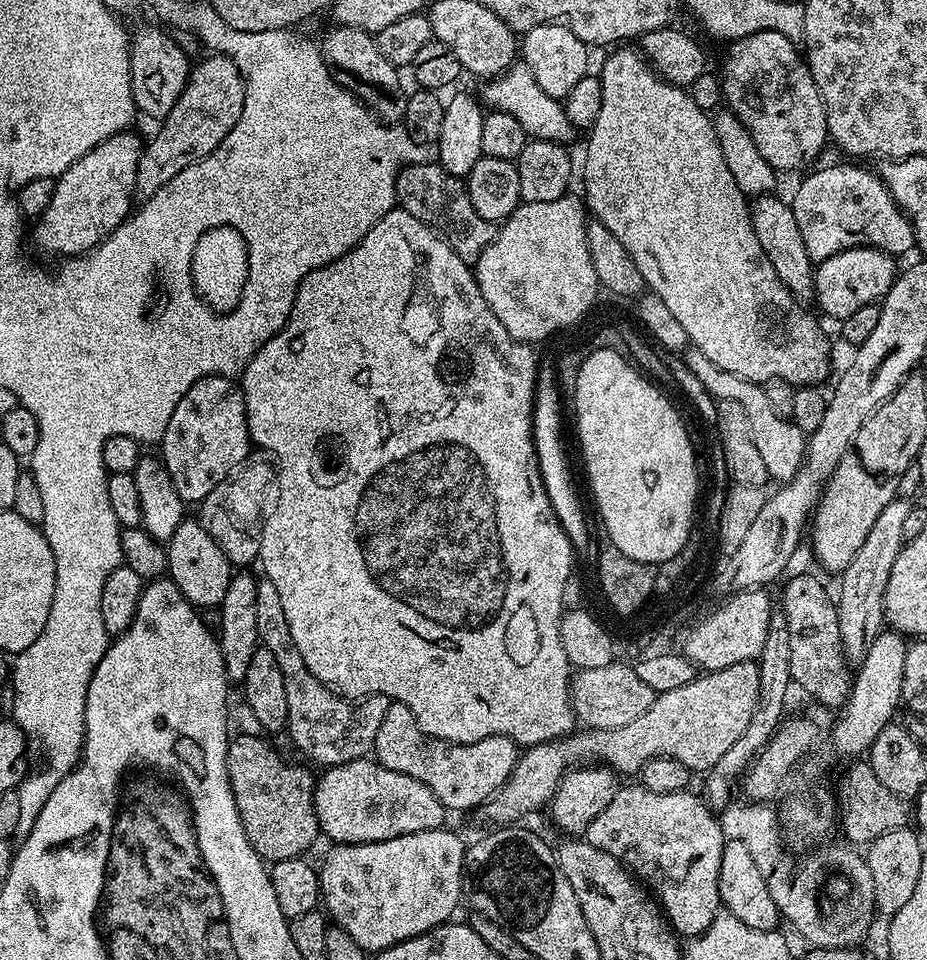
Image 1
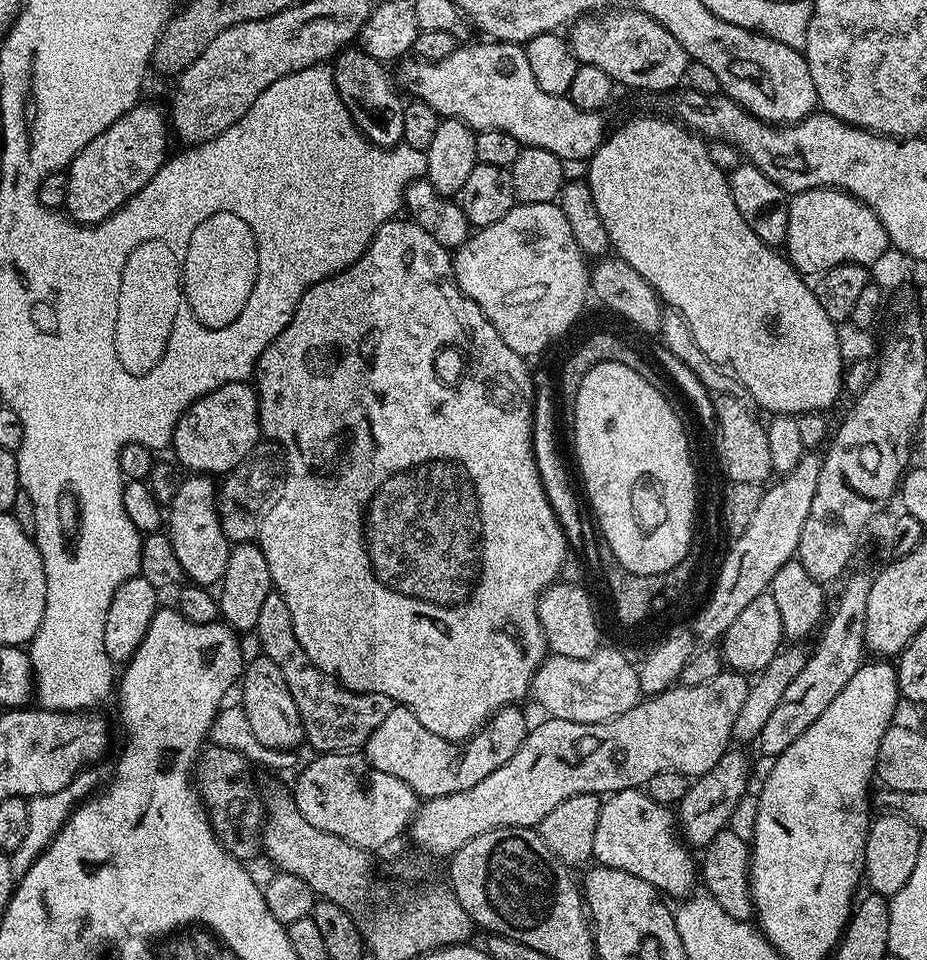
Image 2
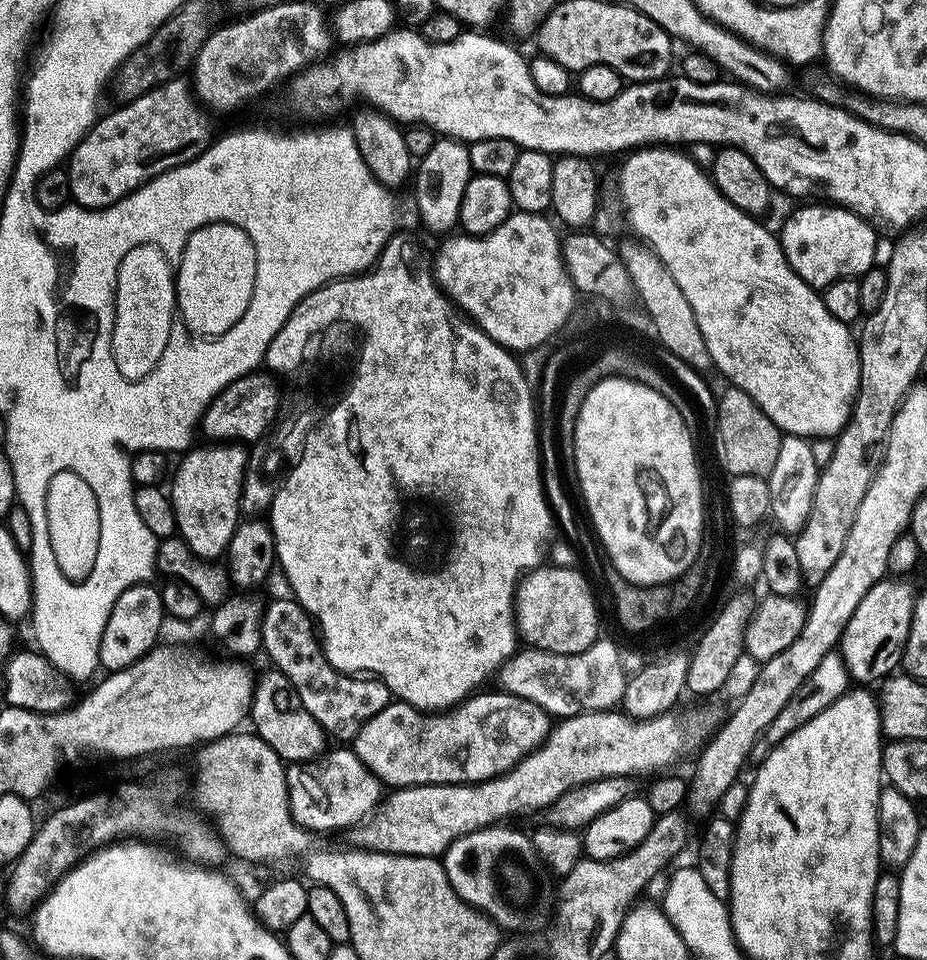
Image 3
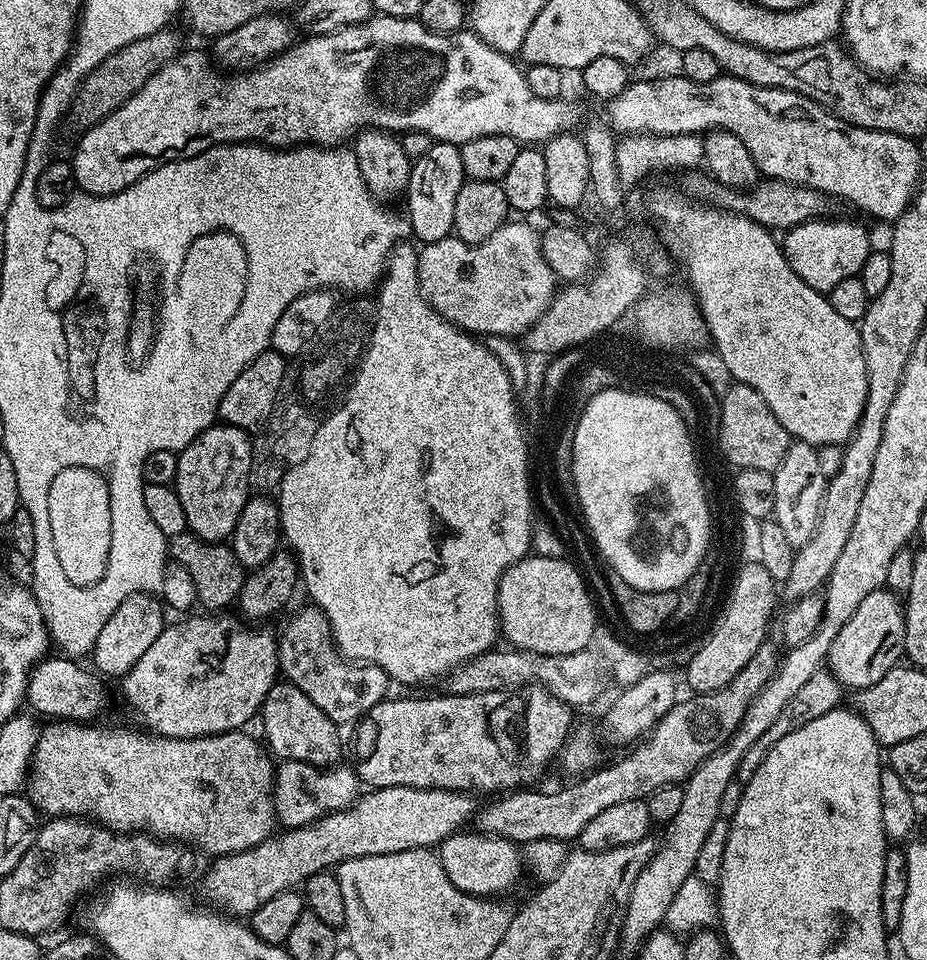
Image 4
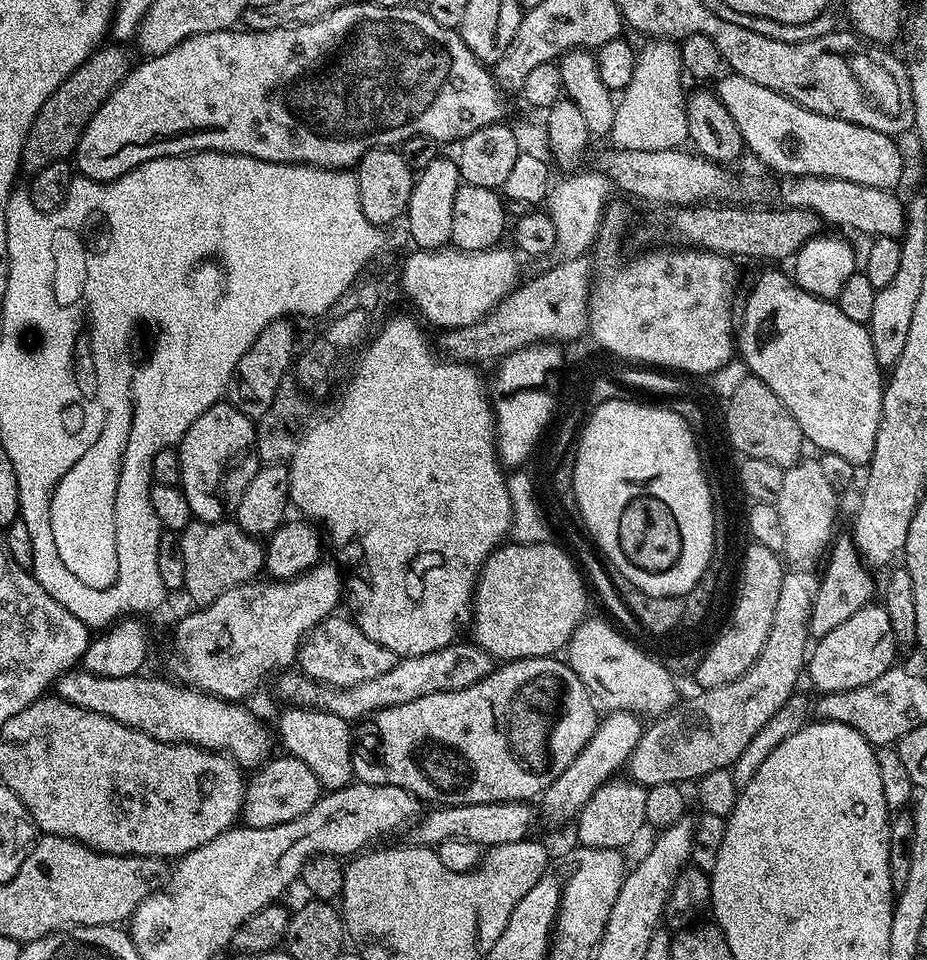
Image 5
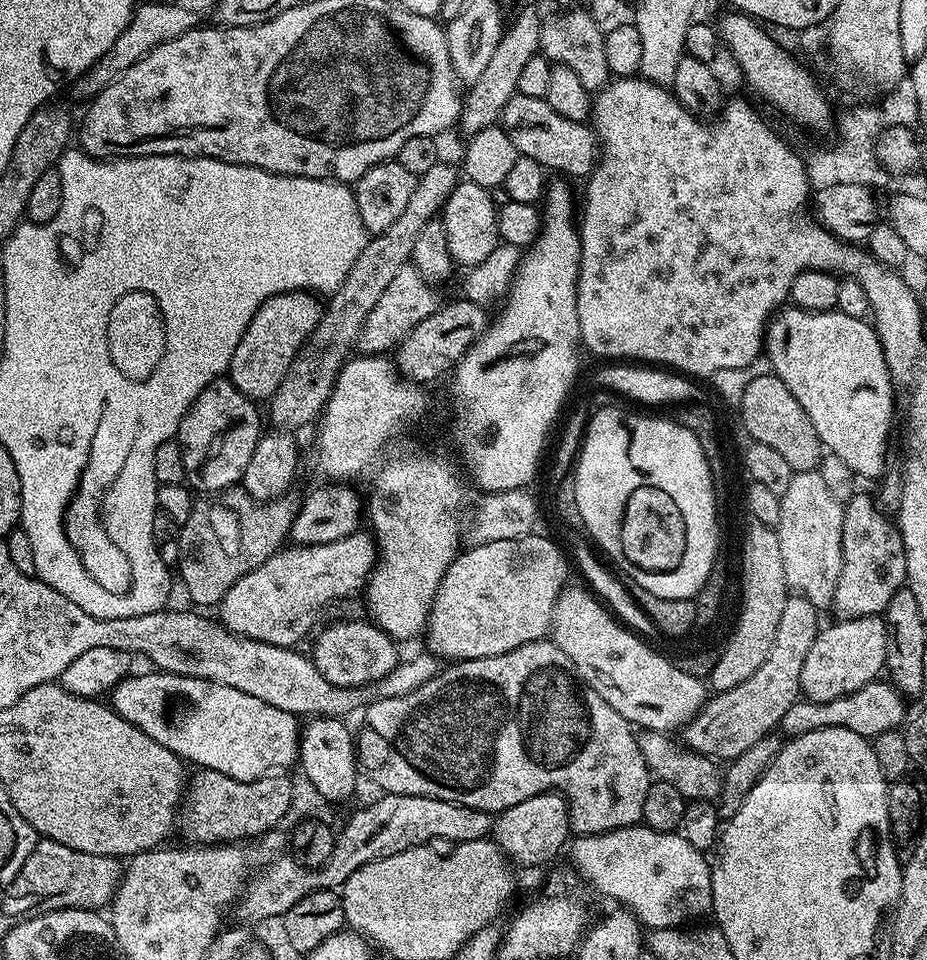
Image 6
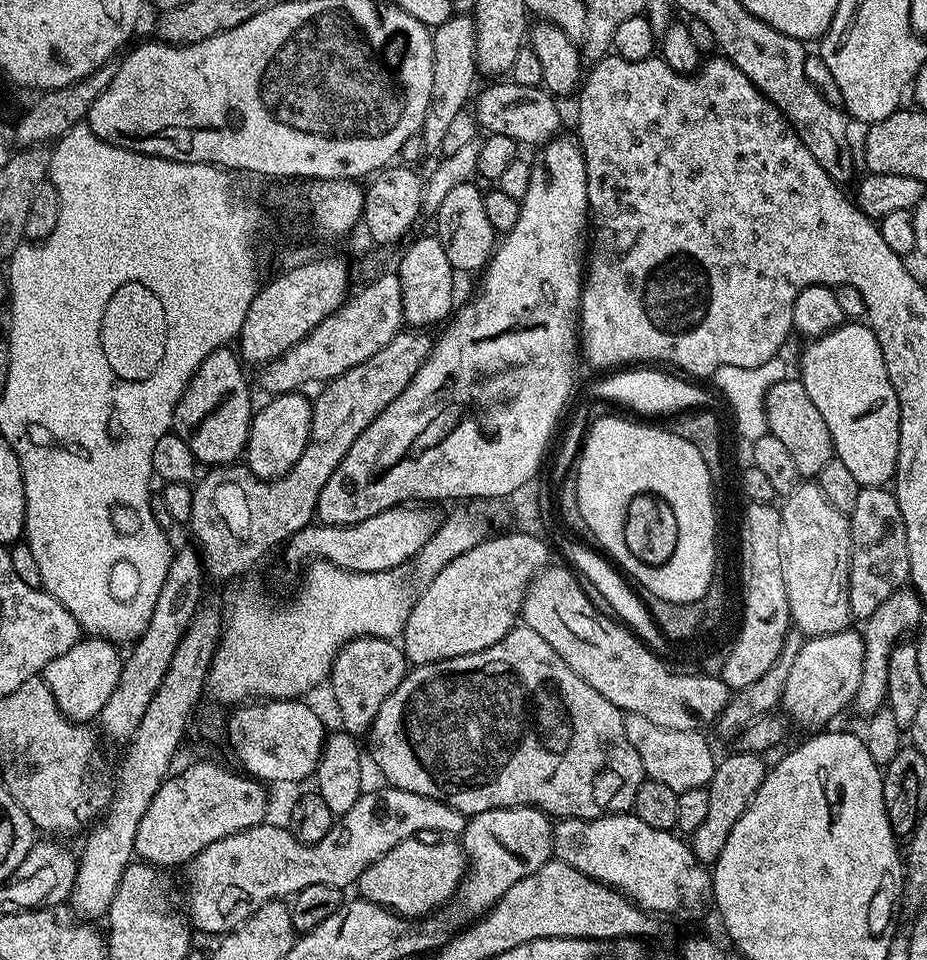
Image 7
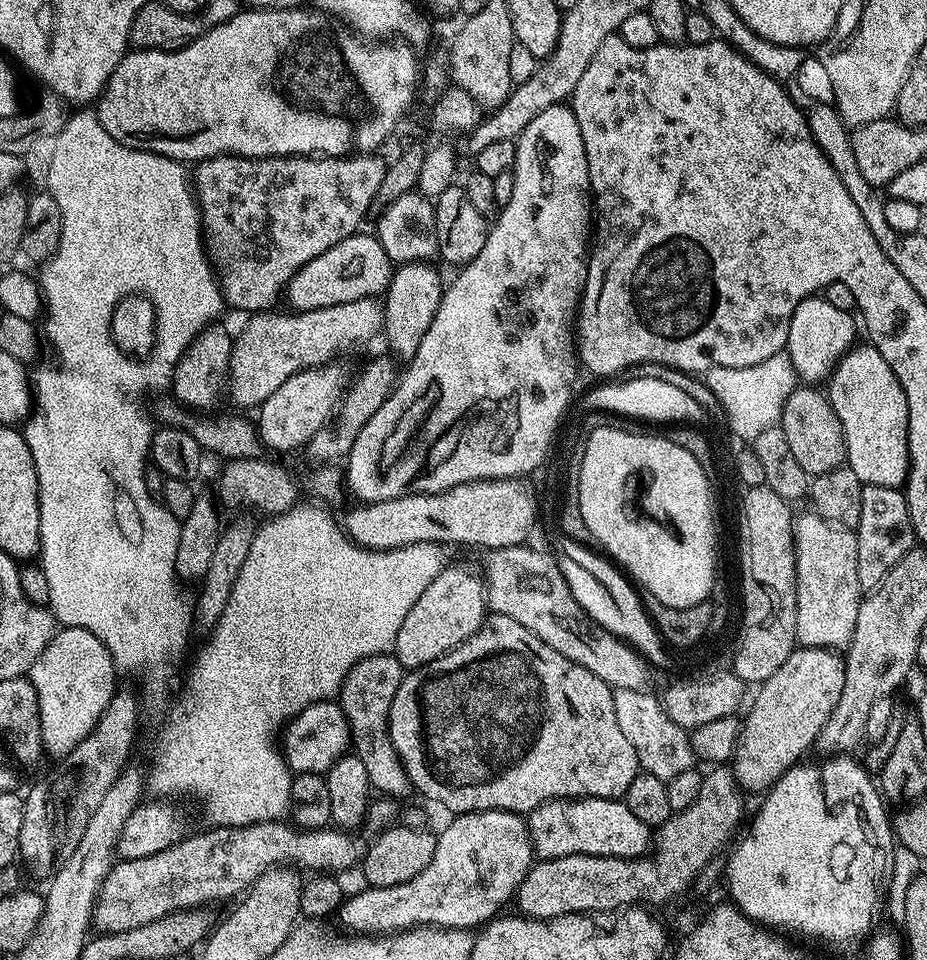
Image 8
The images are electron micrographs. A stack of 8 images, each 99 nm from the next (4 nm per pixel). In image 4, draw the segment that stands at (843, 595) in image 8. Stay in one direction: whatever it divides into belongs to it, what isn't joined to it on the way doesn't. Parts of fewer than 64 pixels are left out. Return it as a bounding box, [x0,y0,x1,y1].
[772,442,826,547]

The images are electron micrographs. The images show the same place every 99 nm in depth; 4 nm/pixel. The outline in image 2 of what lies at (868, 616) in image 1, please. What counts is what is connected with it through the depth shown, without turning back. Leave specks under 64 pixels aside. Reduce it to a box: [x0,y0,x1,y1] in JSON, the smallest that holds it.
[758,572,873,758]

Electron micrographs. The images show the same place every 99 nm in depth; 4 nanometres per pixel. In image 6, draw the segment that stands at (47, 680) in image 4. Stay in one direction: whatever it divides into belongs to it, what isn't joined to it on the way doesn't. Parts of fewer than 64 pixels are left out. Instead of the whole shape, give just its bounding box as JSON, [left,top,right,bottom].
[110,670,301,782]

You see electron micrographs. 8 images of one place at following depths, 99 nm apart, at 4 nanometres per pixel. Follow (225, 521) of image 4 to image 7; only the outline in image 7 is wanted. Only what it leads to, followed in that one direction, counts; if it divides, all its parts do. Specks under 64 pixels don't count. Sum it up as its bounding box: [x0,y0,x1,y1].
[172,346,254,466]

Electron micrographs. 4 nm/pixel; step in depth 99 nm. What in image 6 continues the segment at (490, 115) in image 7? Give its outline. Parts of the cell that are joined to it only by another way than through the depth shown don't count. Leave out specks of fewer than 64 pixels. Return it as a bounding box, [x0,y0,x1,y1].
[502,94,598,178]

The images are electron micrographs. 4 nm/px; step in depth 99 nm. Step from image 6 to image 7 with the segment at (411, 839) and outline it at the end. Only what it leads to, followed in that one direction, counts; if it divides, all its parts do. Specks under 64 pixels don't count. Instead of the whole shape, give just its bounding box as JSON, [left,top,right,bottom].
[186,786,466,938]

